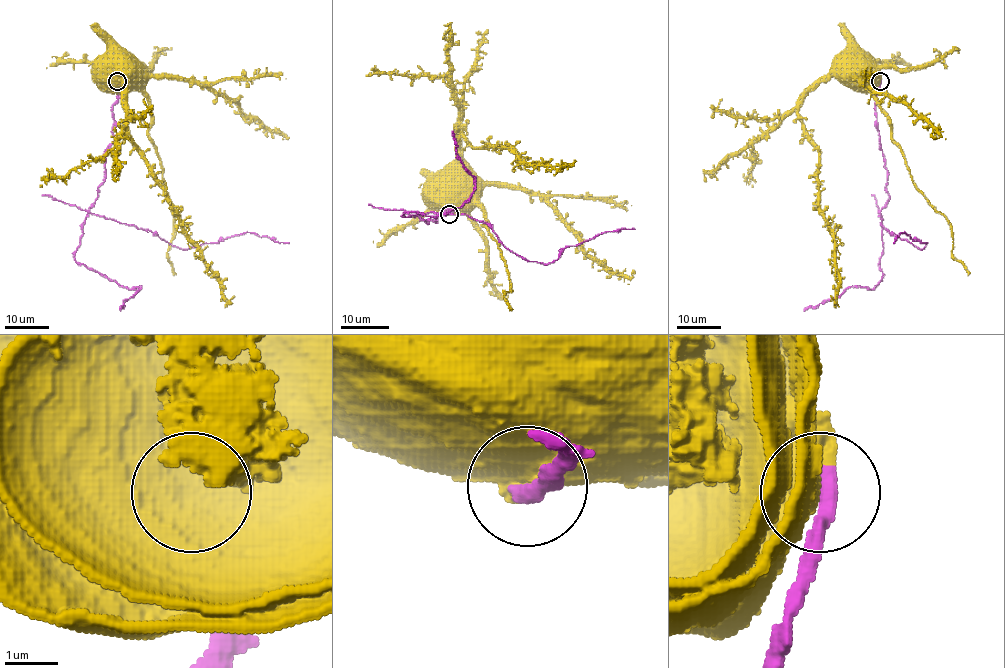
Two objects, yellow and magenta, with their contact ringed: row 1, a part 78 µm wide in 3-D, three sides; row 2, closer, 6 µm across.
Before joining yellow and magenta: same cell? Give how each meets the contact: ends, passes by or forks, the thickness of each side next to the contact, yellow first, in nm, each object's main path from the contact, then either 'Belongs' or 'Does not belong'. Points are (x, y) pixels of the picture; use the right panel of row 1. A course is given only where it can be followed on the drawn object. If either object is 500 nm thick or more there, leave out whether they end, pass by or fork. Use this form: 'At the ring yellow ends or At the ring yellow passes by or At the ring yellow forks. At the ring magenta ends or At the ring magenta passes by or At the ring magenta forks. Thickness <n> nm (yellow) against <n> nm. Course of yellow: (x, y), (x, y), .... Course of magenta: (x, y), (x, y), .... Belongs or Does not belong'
Thickness 750 nm (yellow) against 360 nm. Course of yellow: (880, 81), (852, 89), (830, 76), (798, 111), (818, 151), (818, 204), (839, 281), (831, 296). Course of magenta: (880, 81), (877, 129), (889, 199), (879, 216), (881, 224), (914, 247), (927, 243), (903, 232), (894, 243). Does not belong

